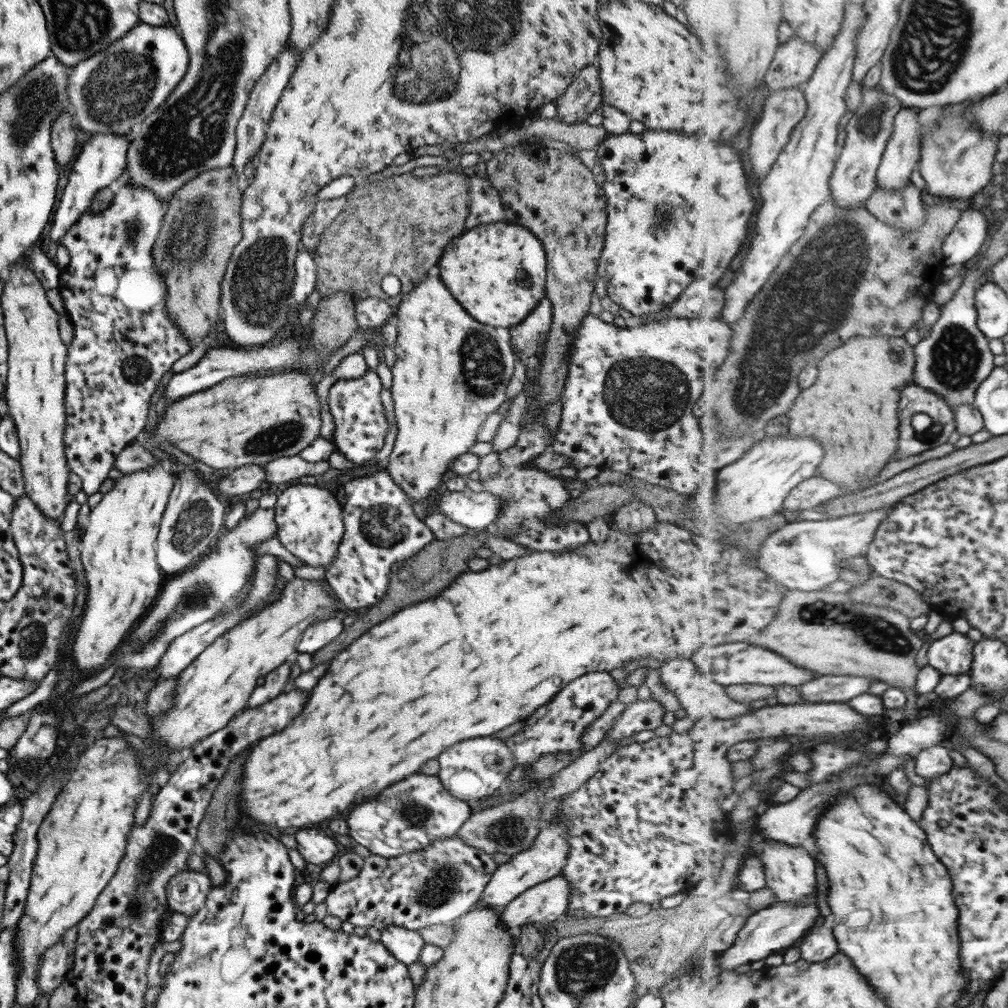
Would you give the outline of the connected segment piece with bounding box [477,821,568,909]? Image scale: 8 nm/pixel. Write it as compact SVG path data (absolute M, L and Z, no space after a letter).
M563 821L548 823L545 828L537 831L531 846L527 850L514 854L507 862L497 865L491 878L485 883L477 904L500 909L524 890L559 874L565 864L567 853L568 828L566 824Z

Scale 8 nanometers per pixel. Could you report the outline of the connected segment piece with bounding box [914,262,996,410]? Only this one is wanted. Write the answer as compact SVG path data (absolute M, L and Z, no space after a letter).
M980 262L967 272L961 288L940 308L940 317L936 323L924 339L914 346L915 384L946 398L954 410L962 404L974 404L978 388L996 367L995 356L989 348L990 338L977 326L979 311L976 306L976 290L984 280L983 272L985 270L982 270Z

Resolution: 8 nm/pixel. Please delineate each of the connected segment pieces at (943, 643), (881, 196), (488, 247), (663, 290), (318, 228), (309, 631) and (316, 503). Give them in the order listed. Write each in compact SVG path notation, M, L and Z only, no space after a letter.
M952 631L930 644L928 665L943 675L970 675L975 644L965 633Z
M913 184L896 191L878 187L866 207L877 218L899 227L904 233L916 233L926 219L922 190Z
M505 221L477 225L458 236L452 237L438 258L440 281L477 322L506 329L521 323L545 297L542 244L527 229Z
M645 129L641 134L628 132L617 136L608 134L596 146L595 151L597 160L604 170L605 182L603 182L602 190L606 198L604 241L598 256L596 276L601 277L601 280L605 283L605 292L611 302L614 302L623 310L627 310L633 316L643 318L652 312L665 310L683 292L683 289L691 280L714 280L721 285L725 270L731 266L731 260L735 260L747 244L749 224L751 224L753 212L757 208L757 200L753 198L749 189L749 180L747 180L741 156L737 156L737 152L733 148L729 148L727 144L721 146L715 140L701 140L701 138L691 138L691 135L687 134L673 134L672 131L653 129Z
M344 196L315 201L313 210L301 223L299 242L301 247L311 252L318 245L320 234L341 214L345 205Z
M338 611L325 620L314 622L300 634L295 651L311 655L312 652L329 644L343 630L341 621L346 614L344 611Z
M296 483L286 487L276 496L273 509L276 537L281 546L305 566L327 570L343 537L342 506L337 498L325 488Z

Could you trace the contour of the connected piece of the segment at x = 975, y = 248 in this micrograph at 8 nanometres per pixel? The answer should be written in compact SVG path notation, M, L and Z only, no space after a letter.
M965 204L954 232L946 238L946 244L943 245L943 264L961 266L977 256L989 238L989 228L989 218L980 210L971 209Z

